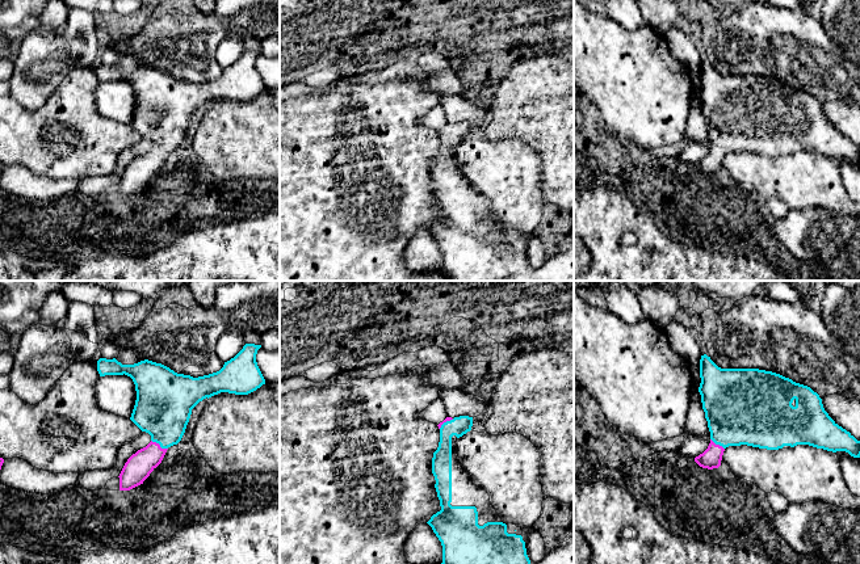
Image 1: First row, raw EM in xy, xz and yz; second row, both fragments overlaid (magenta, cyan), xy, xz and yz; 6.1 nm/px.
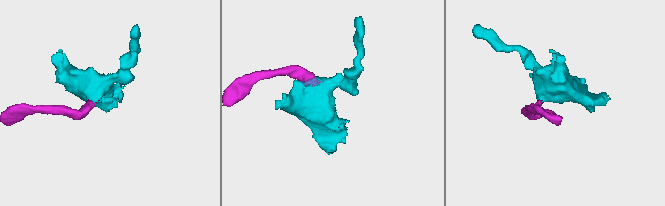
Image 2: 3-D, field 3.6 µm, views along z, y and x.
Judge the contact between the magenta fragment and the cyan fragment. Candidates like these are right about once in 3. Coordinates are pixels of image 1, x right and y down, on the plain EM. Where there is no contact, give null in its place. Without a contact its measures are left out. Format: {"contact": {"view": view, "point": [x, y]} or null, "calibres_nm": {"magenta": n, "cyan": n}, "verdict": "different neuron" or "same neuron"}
{"contact": {"view": "xy", "point": [159, 151]}, "calibres_nm": {"magenta": 160, "cyan": 340}, "verdict": "same neuron"}

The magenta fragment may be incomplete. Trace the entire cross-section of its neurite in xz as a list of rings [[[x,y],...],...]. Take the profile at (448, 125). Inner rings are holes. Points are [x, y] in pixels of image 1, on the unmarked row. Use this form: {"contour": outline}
{"contour": [[[446,123],[439,131],[440,148],[432,164],[432,180],[435,182],[436,198],[440,206],[441,216],[427,228],[442,252],[442,269],[450,281],[574,281],[574,243],[557,251],[545,261],[541,268],[530,268],[527,261],[525,248],[523,247],[523,235],[513,230],[503,230],[496,216],[490,209],[488,199],[474,191],[467,178],[462,174],[453,159],[457,146],[471,136],[473,123]]]}

